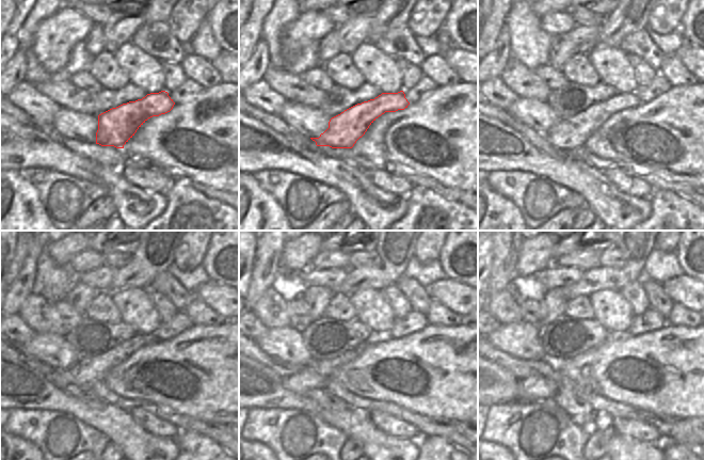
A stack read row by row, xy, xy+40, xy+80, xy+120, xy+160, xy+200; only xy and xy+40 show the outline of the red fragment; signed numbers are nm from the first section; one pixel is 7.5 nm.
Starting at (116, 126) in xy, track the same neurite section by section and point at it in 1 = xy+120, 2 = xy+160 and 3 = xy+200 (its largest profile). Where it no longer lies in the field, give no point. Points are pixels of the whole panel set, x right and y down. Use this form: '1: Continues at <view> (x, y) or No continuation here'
1: Continues at xy+120 (89, 370)
2: Continues at xy+160 (302, 382)
3: Continues at xy+200 (530, 389)

